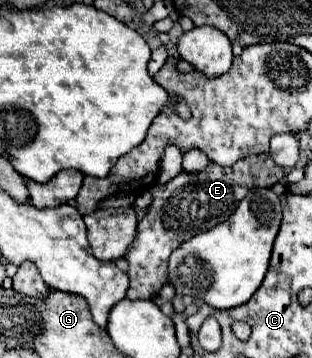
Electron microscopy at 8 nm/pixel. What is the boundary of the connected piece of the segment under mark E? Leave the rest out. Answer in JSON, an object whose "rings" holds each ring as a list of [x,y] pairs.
{"rings":[[[268,153],[248,155],[236,161],[232,167],[222,167],[208,163],[200,173],[180,173],[168,183],[154,183],[150,187],[152,203],[138,223],[138,237],[126,251],[126,261],[130,263],[128,277],[128,297],[130,299],[150,299],[168,281],[168,257],[184,241],[196,233],[208,231],[218,223],[224,223],[230,213],[238,207],[242,197],[252,187],[272,187],[284,179],[284,169],[278,167]]]}

